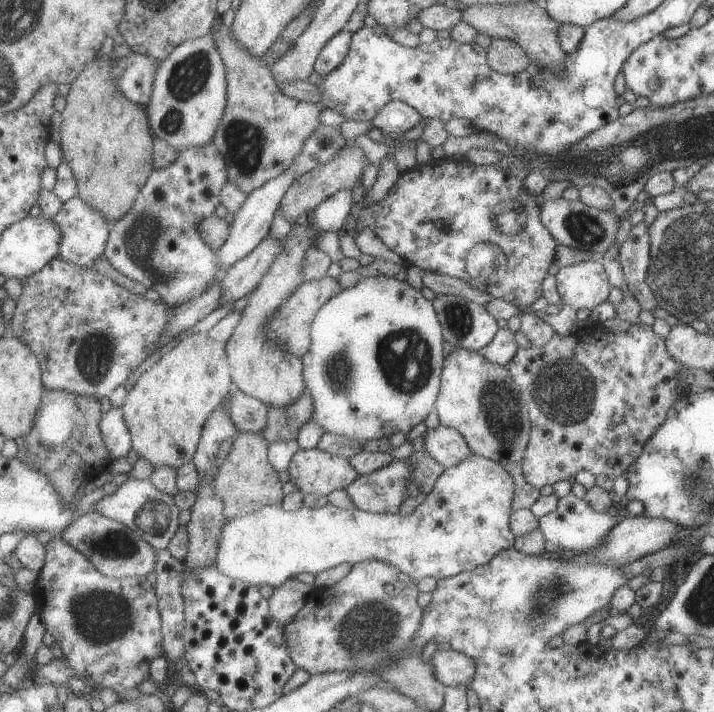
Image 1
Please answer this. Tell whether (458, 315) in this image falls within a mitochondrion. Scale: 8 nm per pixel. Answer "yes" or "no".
yes

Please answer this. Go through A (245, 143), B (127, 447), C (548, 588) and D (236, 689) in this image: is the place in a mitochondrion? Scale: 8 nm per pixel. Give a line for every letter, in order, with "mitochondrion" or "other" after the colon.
A: mitochondrion
B: other
C: mitochondrion
D: other

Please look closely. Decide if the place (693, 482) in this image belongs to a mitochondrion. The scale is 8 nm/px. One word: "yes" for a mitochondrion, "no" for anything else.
yes

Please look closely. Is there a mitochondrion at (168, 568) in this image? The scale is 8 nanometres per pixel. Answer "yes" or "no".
no

